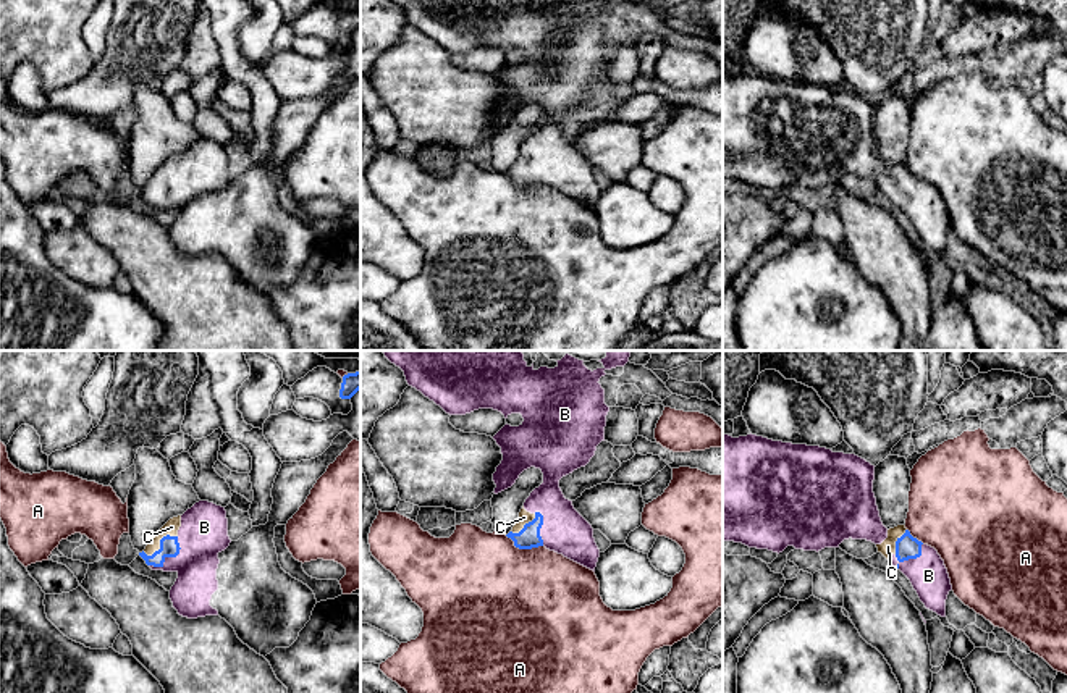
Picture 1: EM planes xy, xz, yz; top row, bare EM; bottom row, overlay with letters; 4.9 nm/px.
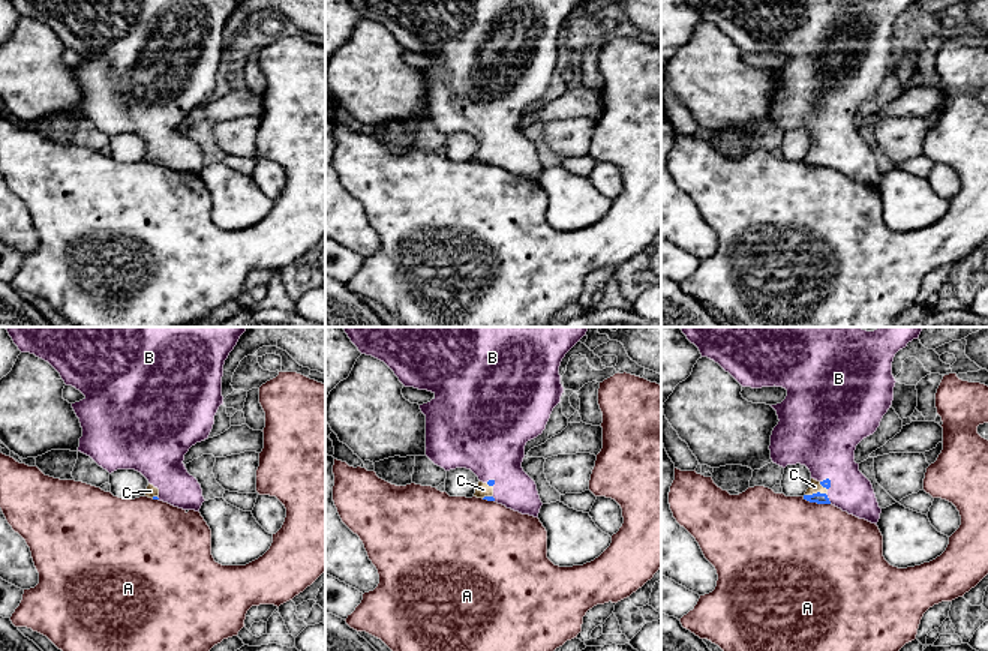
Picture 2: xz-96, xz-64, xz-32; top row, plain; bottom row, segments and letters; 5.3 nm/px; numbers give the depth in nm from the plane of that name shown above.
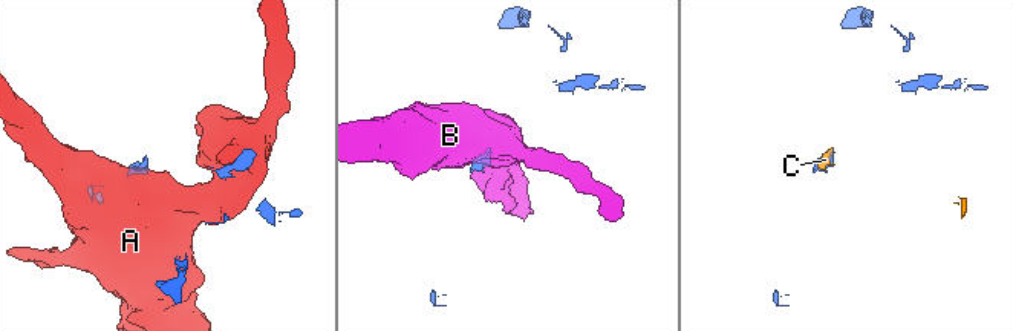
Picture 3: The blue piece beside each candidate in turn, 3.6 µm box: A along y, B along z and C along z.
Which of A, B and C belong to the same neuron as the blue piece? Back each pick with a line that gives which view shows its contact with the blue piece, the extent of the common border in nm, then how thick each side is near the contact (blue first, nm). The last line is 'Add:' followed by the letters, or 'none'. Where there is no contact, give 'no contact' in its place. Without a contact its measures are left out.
Add: none

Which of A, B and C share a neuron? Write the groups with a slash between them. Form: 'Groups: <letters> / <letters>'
Groups: A / B C

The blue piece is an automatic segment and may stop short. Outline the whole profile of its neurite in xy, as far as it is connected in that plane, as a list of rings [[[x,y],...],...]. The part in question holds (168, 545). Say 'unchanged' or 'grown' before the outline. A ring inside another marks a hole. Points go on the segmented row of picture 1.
unchanged; [[[163,536],[160,540],[160,549],[155,551],[152,556],[147,556],[144,551],[139,556],[146,561],[147,565],[163,567],[167,557],[176,557],[179,554],[179,543],[178,536]]]

